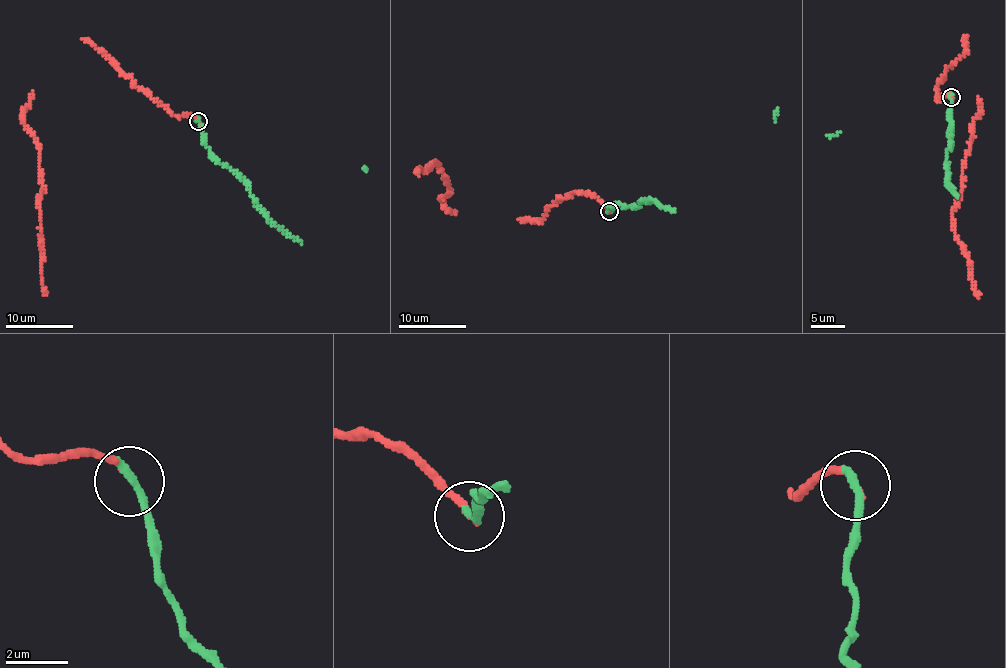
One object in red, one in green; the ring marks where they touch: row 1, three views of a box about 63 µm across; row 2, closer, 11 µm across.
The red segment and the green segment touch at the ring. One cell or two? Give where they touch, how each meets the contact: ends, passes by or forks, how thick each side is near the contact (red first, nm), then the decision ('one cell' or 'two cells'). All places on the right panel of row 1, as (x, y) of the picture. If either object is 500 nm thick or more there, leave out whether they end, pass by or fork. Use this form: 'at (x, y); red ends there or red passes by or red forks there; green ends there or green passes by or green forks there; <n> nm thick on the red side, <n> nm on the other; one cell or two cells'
at (951, 97); red ends there; green ends there; 100 nm thick on the red side, 340 nm on the other; one cell

